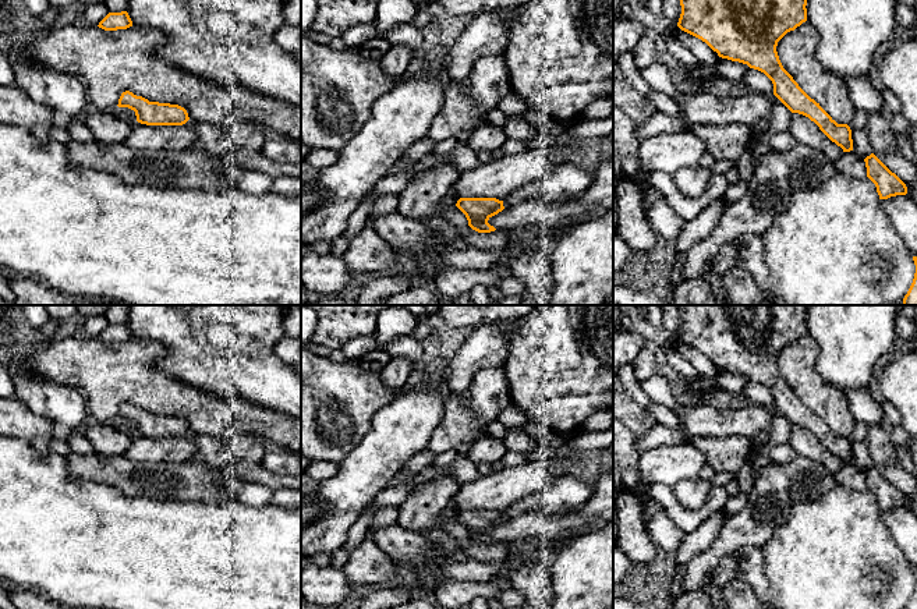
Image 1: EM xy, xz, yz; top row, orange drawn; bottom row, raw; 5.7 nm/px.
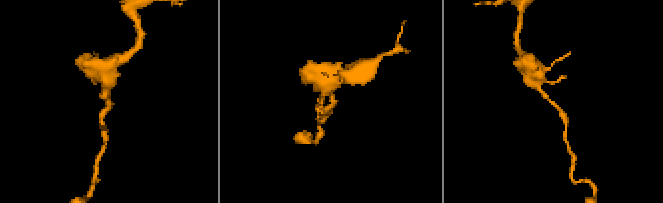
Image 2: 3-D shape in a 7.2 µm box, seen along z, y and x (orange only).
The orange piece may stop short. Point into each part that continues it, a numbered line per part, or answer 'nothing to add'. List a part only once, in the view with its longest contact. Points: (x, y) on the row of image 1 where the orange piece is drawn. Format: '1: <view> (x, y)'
nothing to add

